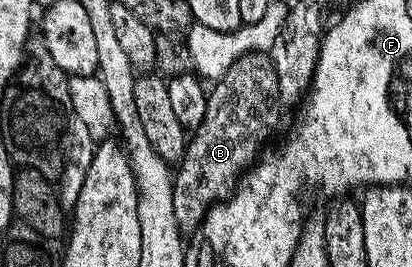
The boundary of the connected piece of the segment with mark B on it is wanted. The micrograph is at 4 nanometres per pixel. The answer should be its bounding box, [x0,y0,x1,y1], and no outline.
[173,52,279,235]

